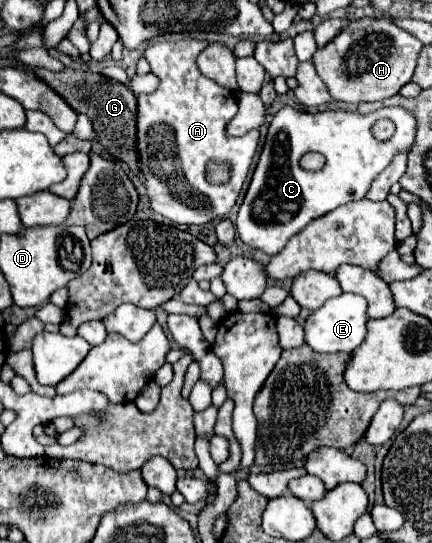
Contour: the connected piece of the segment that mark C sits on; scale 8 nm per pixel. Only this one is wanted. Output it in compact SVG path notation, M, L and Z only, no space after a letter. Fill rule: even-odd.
M284 106L268 126L258 166L236 218L240 240L270 256L278 254L288 238L300 232L312 218L328 214L346 202L362 200L372 178L392 164L398 152L410 152L416 140L416 128L416 116L402 106L380 108L368 114L342 108L312 114ZM378 118L390 118L396 124L396 142L384 144L374 140L370 128ZM308 152L320 152L326 158L322 170L312 172L300 166L300 158Z

